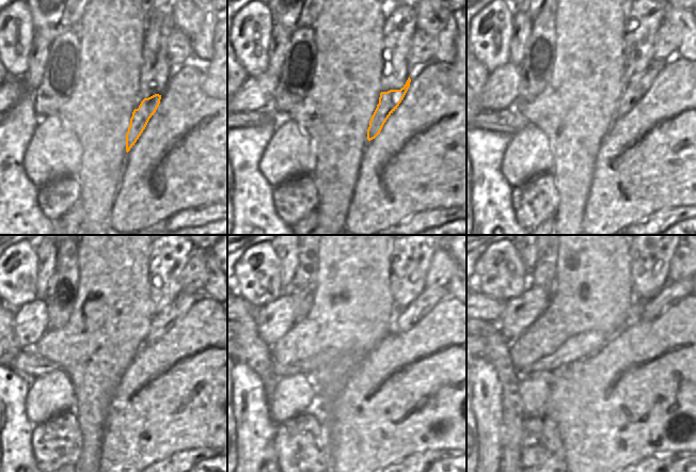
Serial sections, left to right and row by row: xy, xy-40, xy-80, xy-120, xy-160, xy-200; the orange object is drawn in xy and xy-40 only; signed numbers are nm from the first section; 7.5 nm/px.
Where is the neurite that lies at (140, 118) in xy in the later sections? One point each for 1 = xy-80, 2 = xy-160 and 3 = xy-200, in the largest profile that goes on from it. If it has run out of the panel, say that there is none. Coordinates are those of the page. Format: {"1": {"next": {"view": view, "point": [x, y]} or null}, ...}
{"1": {"next": {"view": "xy-80", "point": [636, 89]}}, "2": {"next": {"view": "xy-160", "point": [404, 320]}}, "3": {"next": {"view": "xy-200", "point": [674, 292]}}}

